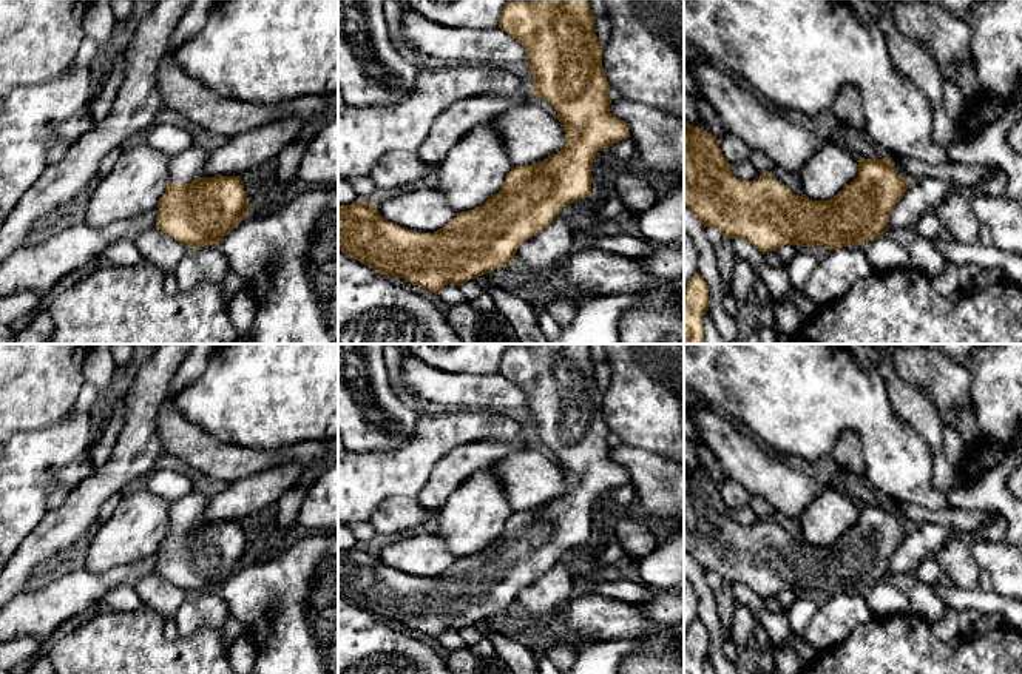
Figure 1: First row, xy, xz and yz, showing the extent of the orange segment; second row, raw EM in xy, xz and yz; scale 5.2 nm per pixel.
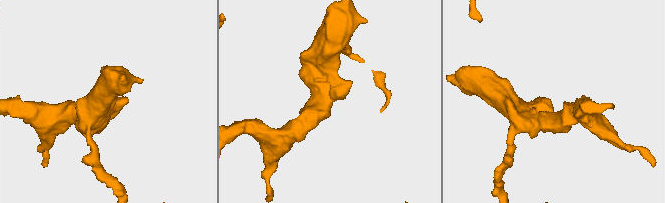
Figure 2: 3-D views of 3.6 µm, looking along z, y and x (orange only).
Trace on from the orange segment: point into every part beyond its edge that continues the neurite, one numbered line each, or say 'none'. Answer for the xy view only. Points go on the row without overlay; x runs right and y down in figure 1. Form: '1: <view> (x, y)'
1: xy (186, 514)

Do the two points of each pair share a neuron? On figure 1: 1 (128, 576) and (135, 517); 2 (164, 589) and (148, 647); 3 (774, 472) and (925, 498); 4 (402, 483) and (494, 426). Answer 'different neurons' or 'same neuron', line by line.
1: different neurons
2: different neurons
3: different neurons
4: same neuron

